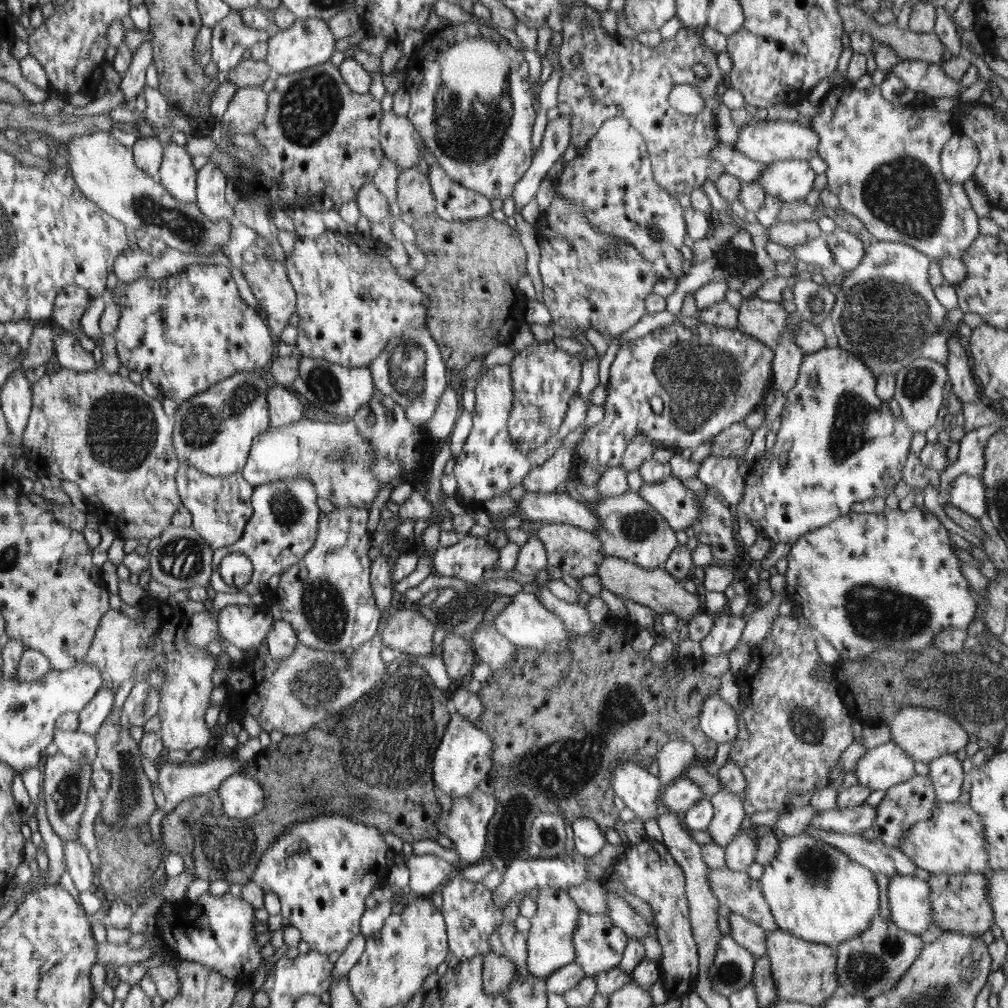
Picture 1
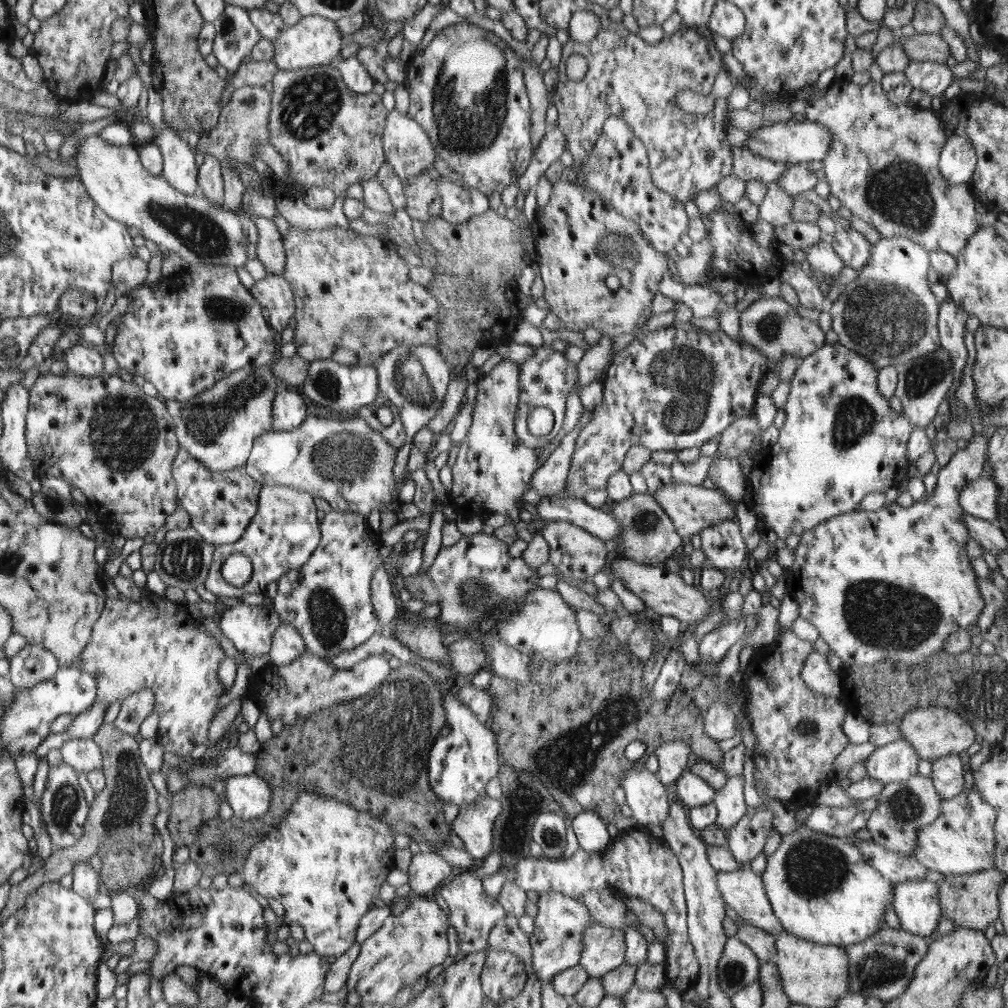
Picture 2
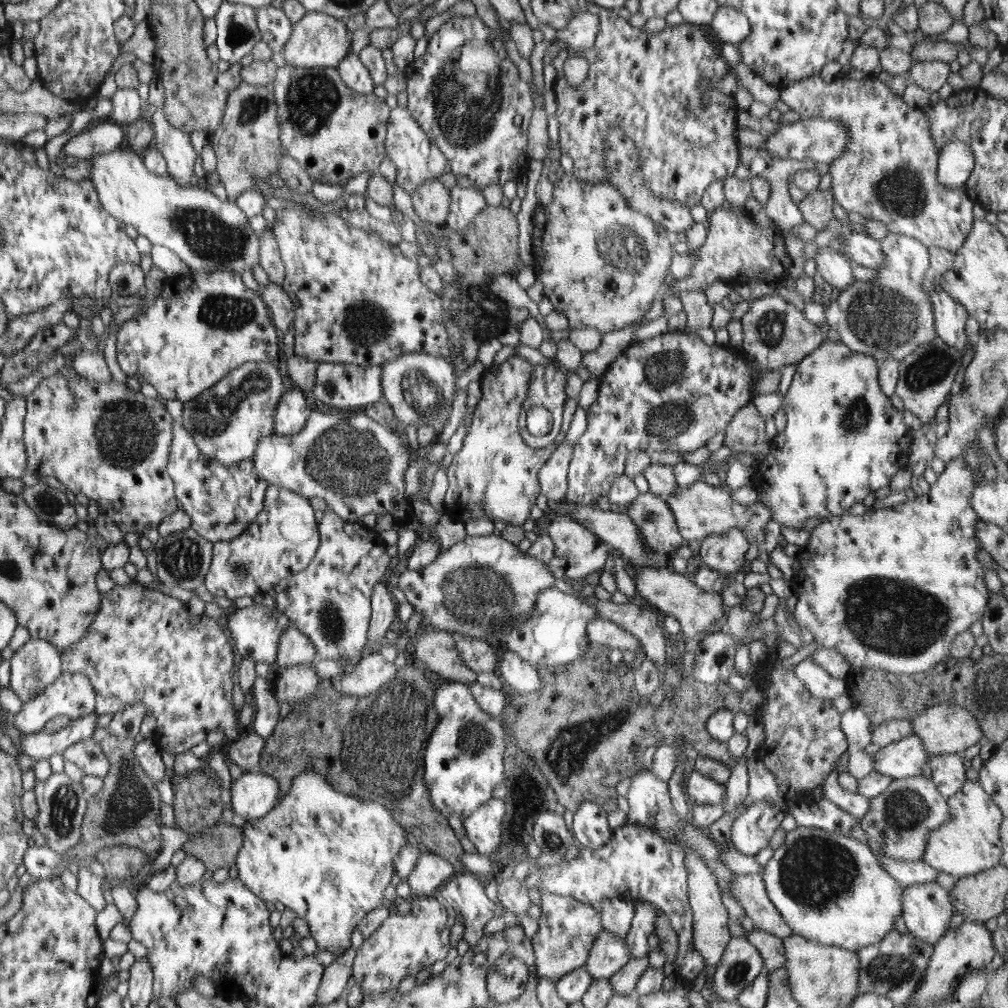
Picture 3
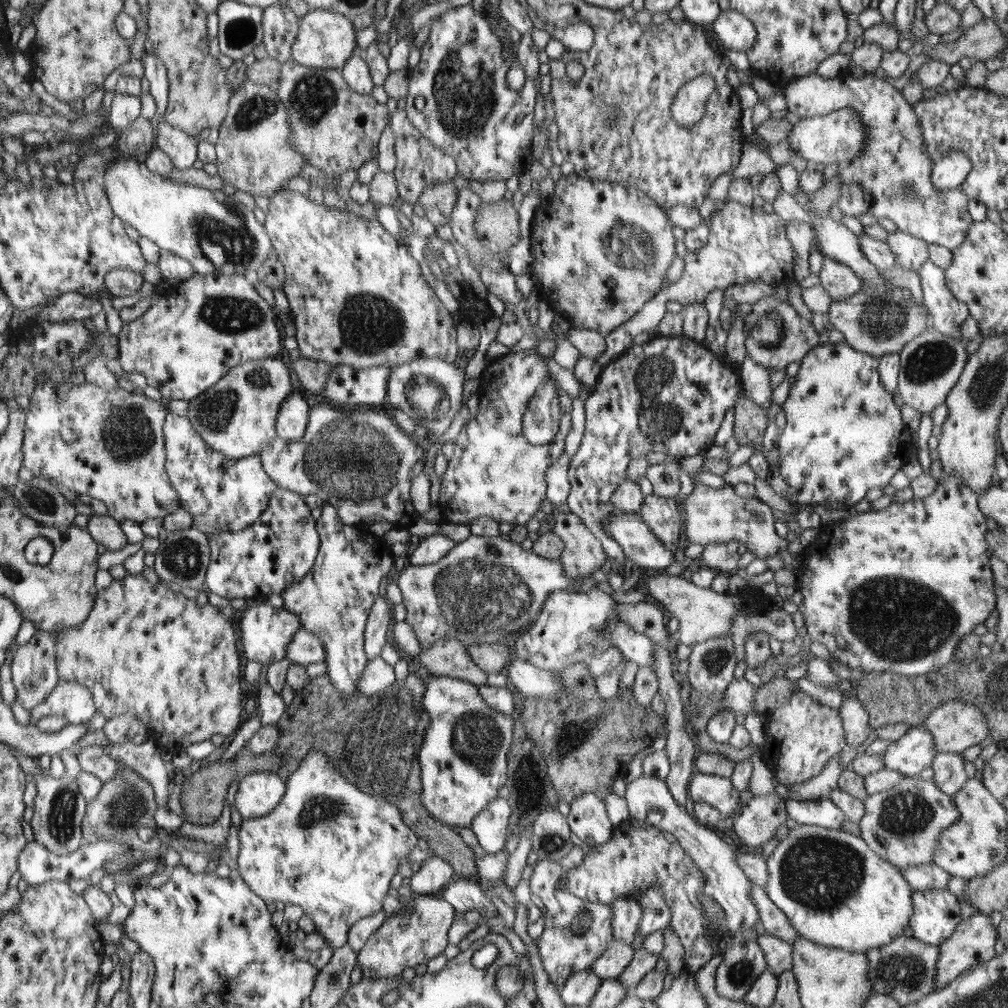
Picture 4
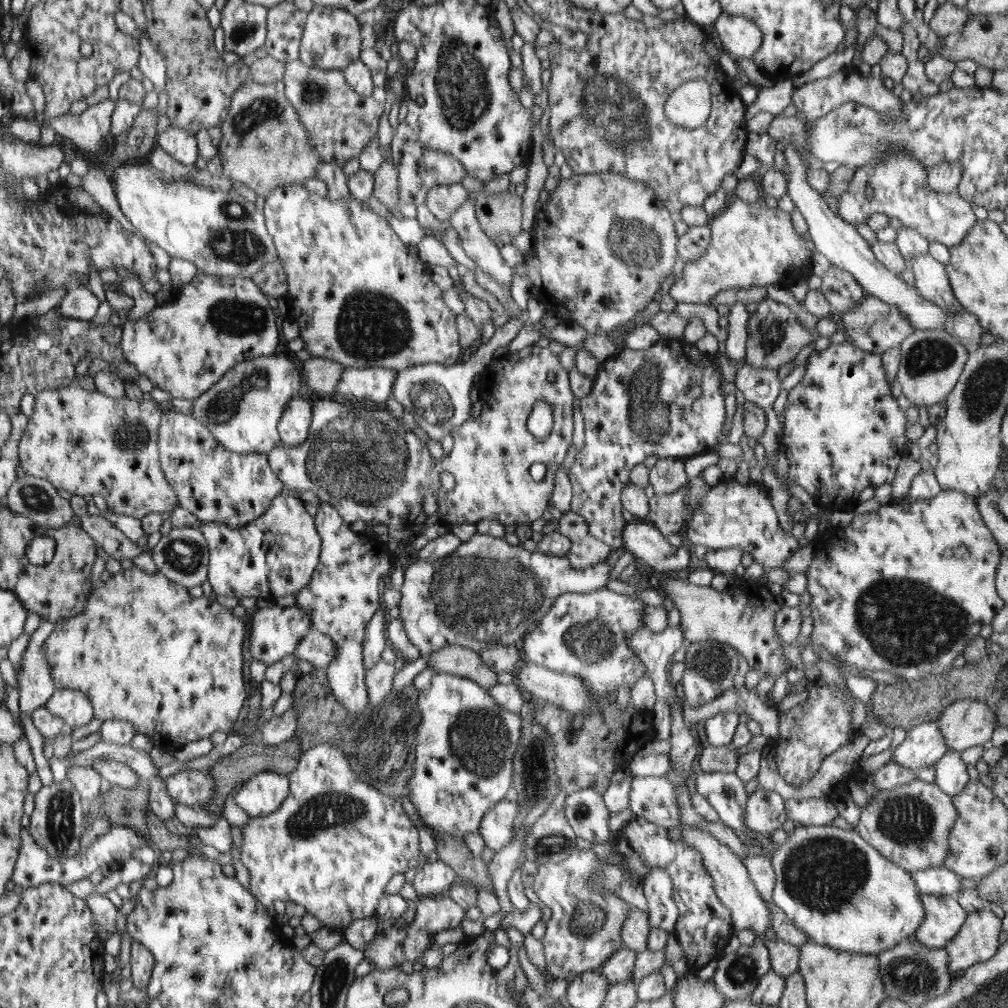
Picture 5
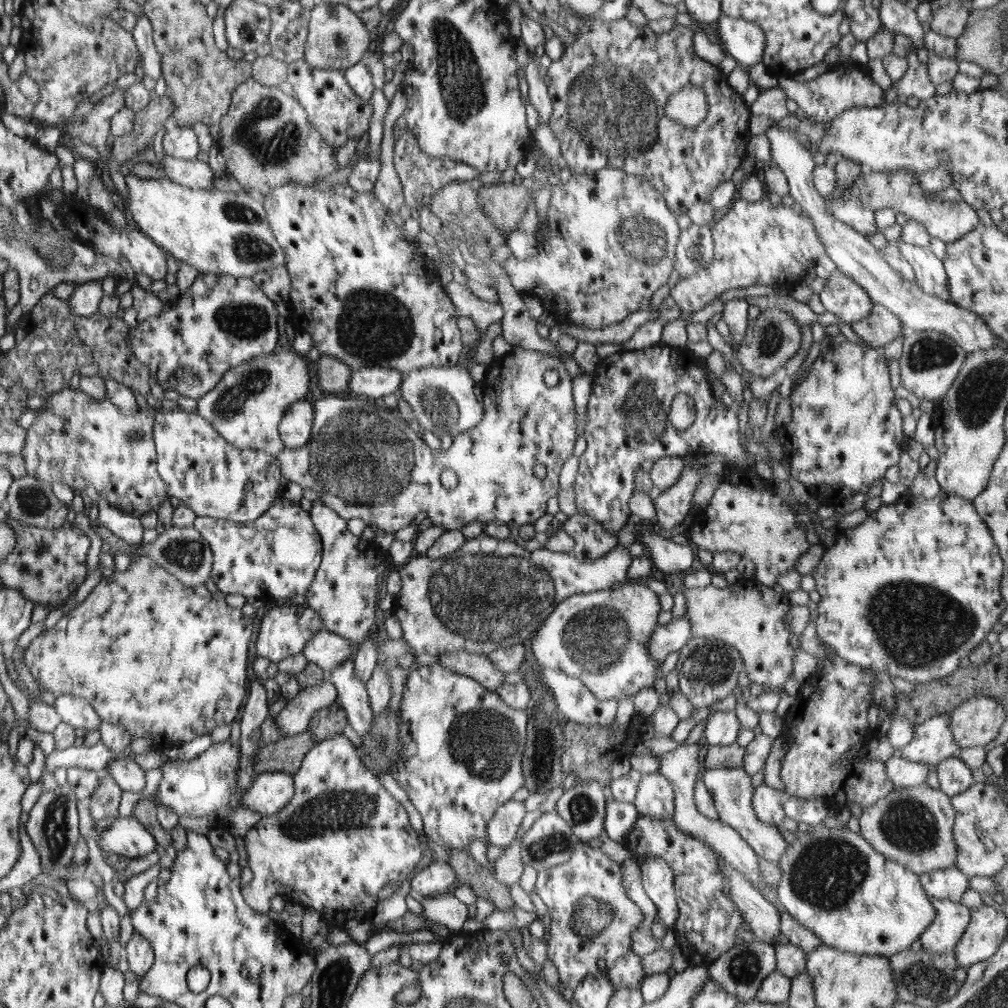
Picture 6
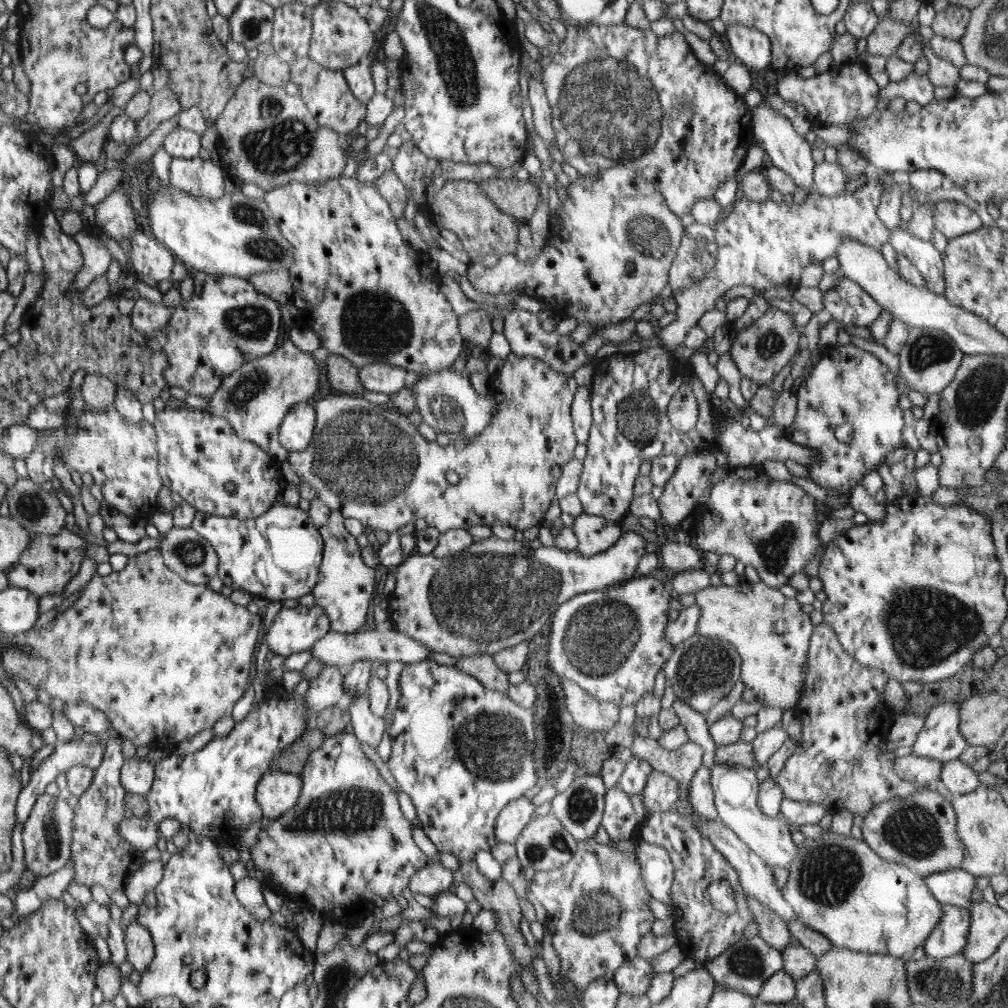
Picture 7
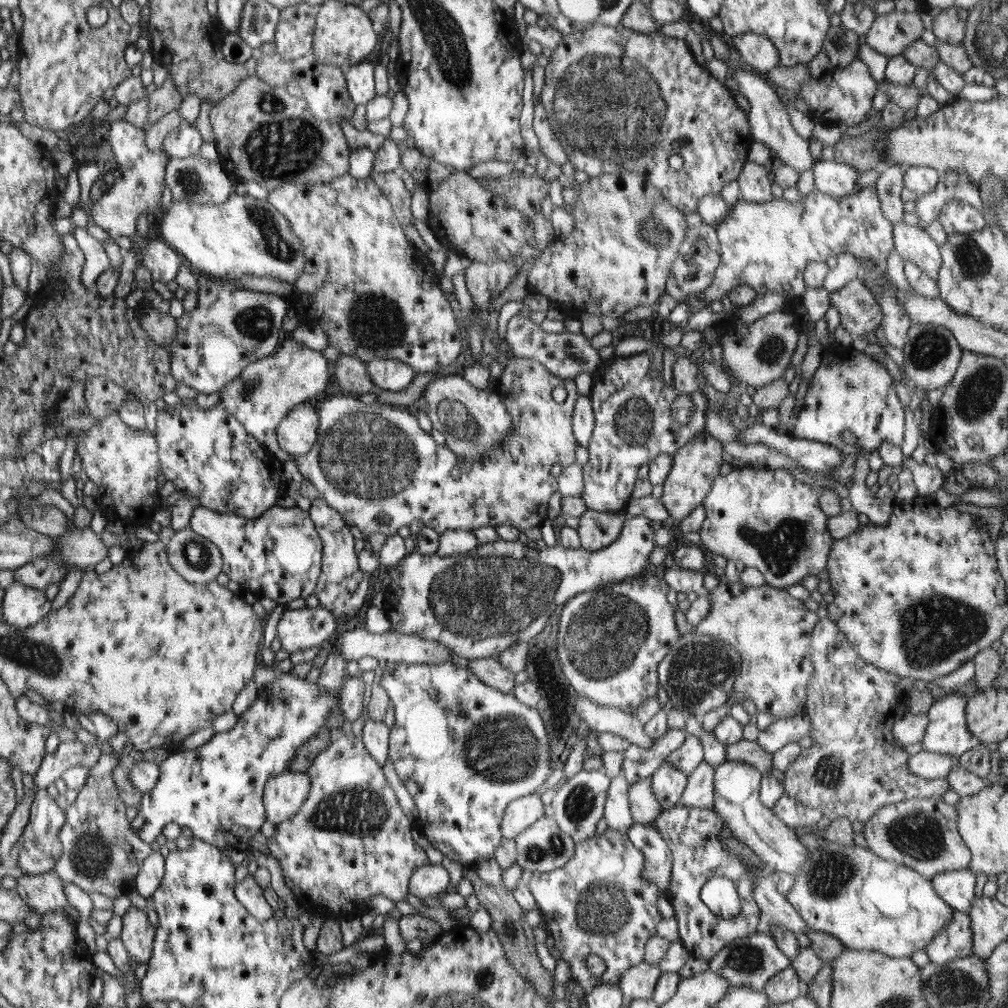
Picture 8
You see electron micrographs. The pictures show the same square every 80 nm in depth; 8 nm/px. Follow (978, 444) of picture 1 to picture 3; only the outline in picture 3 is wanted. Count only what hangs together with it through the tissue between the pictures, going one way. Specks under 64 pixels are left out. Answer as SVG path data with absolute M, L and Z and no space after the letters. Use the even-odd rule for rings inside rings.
M965 458L956 459L945 464L944 472L938 476L936 482L924 495L914 497L911 501L905 500L902 503L884 509L872 511L868 509L862 516L842 515L829 516L823 523L814 527L811 531L810 541L802 547L796 554L795 575L790 580L791 589L798 597L792 619L796 624L807 628L814 634L818 644L830 650L836 650L846 659L852 670L855 669L883 669L887 673L897 674L919 674L932 669L936 664L942 663L943 659L950 656L950 645L953 638L962 631L970 630L969 627L978 622L985 613L986 605L989 601L989 590L984 581L984 565L977 557L977 552L981 548L981 542L977 535L977 522L979 516L971 505L971 496L975 487L972 469L969 468Z

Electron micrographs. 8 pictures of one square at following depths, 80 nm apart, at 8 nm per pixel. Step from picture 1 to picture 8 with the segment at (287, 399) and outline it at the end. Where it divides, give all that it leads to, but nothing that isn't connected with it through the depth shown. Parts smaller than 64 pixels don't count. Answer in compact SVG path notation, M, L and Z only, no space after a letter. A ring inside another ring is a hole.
M304 402L293 408L277 426L277 441L294 458L306 455L318 438L318 414Z

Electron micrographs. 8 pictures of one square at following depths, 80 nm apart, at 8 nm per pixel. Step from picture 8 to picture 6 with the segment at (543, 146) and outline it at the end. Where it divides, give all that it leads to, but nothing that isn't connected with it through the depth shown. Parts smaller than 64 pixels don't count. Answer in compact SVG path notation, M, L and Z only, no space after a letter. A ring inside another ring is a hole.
M531 57L525 70L525 77L528 83L529 102L538 112L539 124L548 123L553 113L553 104L543 76L539 72L538 63L531 61Z

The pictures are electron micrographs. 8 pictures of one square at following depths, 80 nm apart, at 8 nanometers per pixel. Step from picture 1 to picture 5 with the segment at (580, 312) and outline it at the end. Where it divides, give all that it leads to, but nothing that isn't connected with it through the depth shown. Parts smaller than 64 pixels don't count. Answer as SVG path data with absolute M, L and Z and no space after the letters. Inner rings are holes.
M606 171L606 174L572 174L568 179L562 178L551 194L552 202L548 197L548 204L546 204L546 210L542 212L542 218L537 216L536 242L532 240L532 253L536 256L536 260L530 264L536 264L538 268L540 290L536 292L536 286L534 286L530 291L531 296L538 296L544 309L559 319L562 324L582 326L590 335L607 335L610 331L618 329L620 325L628 324L659 296L660 286L670 276L678 258L674 218L658 200L656 193L640 182L630 182L630 179L622 178L620 174L610 174L610 171Z

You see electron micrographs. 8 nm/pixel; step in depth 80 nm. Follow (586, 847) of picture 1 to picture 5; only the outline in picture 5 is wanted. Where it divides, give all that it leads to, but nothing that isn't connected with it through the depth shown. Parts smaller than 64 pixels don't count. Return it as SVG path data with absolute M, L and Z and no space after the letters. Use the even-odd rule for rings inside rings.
M584 788L567 795L563 813L578 838L595 844L612 838L608 826L608 808L602 795L594 788Z

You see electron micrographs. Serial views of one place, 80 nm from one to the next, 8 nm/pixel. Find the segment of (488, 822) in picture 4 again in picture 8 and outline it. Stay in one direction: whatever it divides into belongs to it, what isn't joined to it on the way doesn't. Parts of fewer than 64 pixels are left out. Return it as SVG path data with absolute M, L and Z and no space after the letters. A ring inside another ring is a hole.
M531 793L510 802L510 805L504 811L500 827L503 838L515 839L533 822L545 815L549 815L549 810L544 809L541 796L538 796L538 794Z

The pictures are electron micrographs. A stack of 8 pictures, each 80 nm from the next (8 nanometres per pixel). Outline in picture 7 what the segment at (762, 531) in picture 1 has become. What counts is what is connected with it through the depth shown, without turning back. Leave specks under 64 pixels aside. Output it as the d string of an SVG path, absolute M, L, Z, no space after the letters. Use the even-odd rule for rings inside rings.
M853 344L837 345L823 352L806 383L794 391L797 396L797 413L794 422L784 429L792 442L810 447L817 454L816 461L806 465L812 482L825 489L836 490L834 493L839 497L850 495L853 485L860 483L865 474L874 470L878 472L880 466L886 465L887 452L902 448L904 417L898 405L899 395L894 377L888 366L876 355ZM842 424L852 426L854 435L850 443L842 443L834 435L834 430Z

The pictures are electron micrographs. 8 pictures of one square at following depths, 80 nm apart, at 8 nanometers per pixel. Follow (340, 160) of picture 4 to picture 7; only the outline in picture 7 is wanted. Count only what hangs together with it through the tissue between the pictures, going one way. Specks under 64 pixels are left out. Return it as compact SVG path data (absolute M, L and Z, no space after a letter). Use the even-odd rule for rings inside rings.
M309 56L294 61L290 66L291 81L299 88L298 96L305 101L309 112L320 126L337 130L345 138L348 132L358 128L361 120L365 120L367 103L362 103L349 89L343 69L330 70Z

